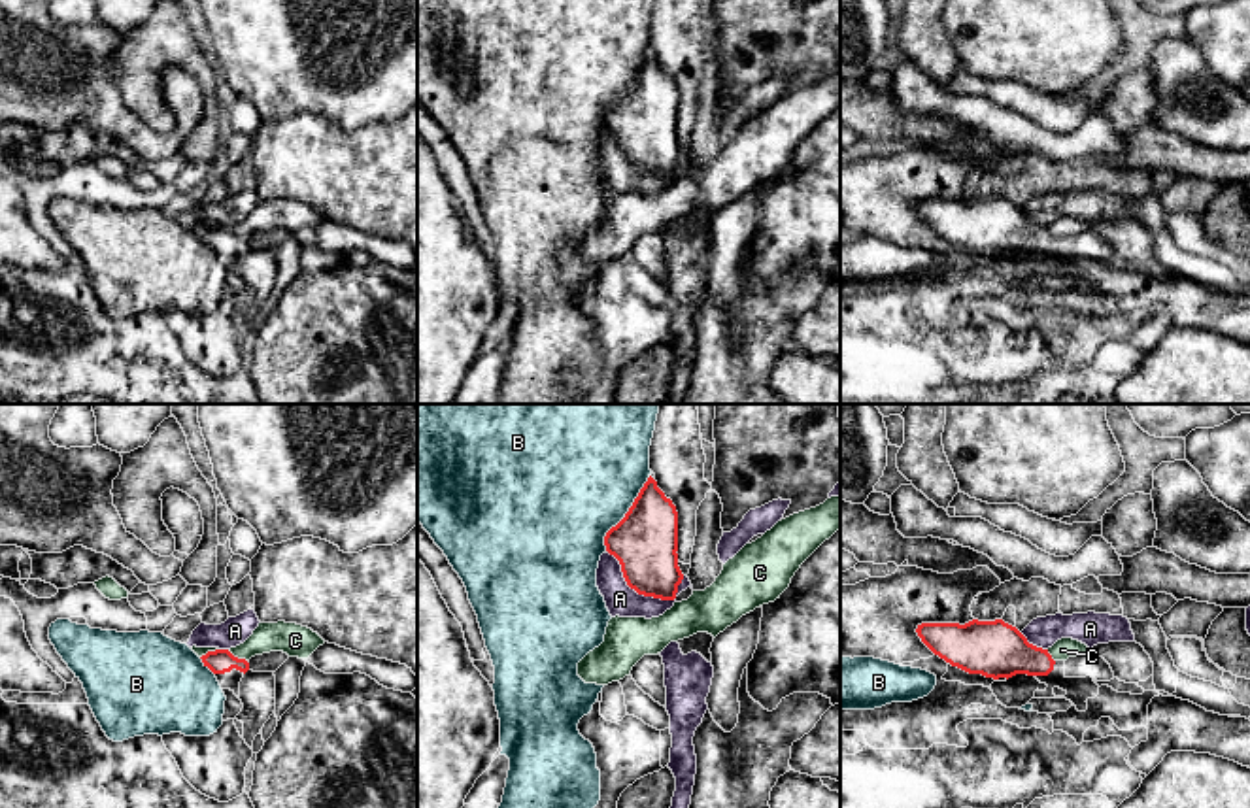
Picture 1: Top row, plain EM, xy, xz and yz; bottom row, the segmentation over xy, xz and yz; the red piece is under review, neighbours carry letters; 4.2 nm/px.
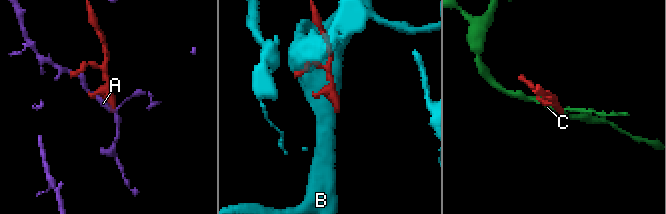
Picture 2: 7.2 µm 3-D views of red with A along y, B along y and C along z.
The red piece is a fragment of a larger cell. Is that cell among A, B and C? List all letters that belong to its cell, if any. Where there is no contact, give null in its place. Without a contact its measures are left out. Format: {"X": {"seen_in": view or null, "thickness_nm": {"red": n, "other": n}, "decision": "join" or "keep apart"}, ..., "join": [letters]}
{"A": {"seen_in": "xz", "thickness_nm": {"red": 280, "other": 130}, "decision": "keep apart"}, "B": {"seen_in": "xz", "thickness_nm": {"red": 280, "other": 500}, "decision": "keep apart"}, "C": {"seen_in": "xy", "thickness_nm": {"red": 110, "other": 140}, "decision": "keep apart"}, "join": []}

